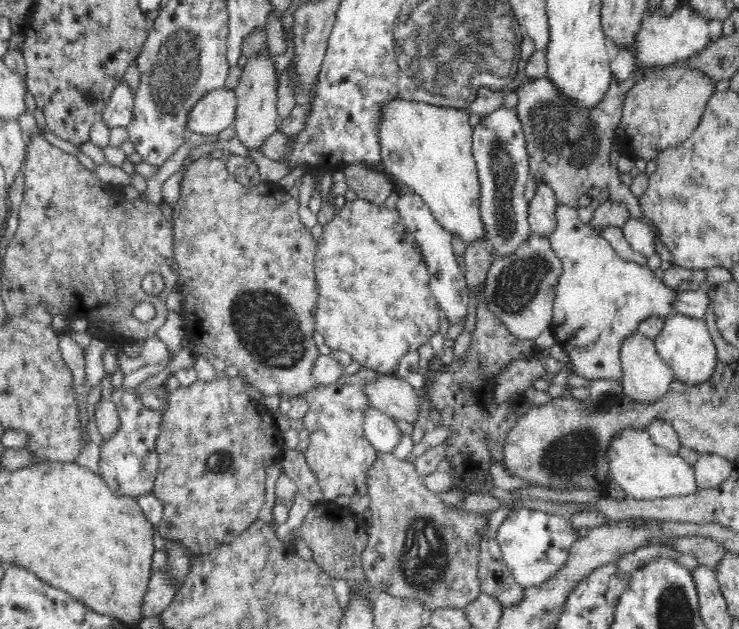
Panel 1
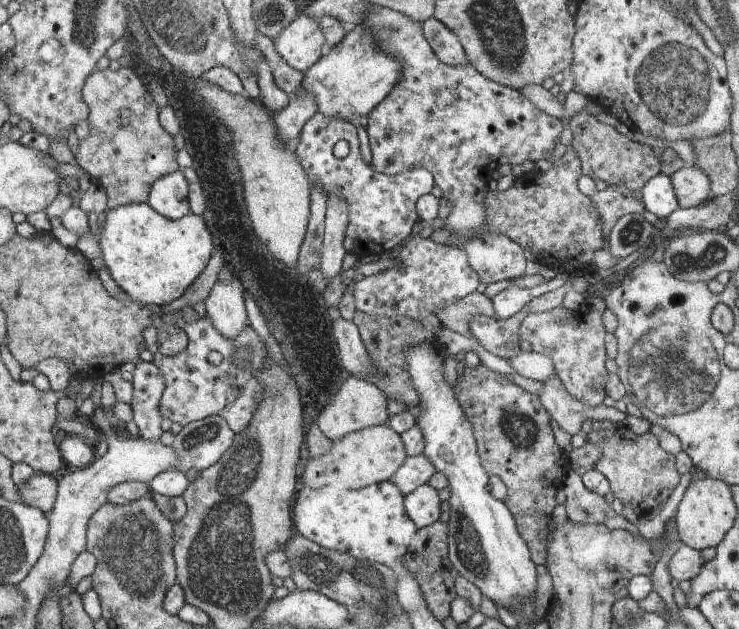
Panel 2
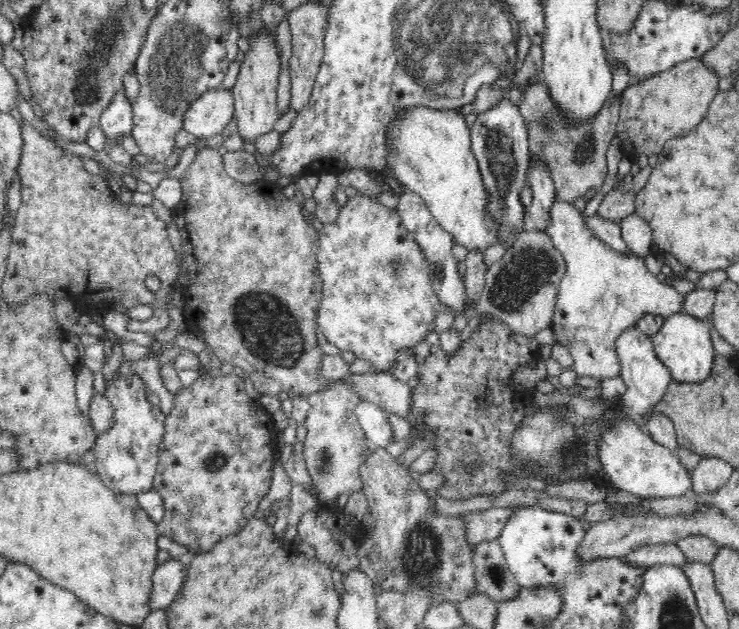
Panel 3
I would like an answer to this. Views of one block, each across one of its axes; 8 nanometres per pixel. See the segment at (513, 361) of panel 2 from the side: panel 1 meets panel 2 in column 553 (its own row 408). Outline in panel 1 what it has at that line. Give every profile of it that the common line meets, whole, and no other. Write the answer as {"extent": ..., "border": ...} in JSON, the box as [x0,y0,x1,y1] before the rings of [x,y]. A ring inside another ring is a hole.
{"extent":[361,405,402,453],"border":[[[373,405],[364,408],[361,423],[365,437],[376,451],[392,453],[393,448],[402,441],[402,434],[393,419]]]}

